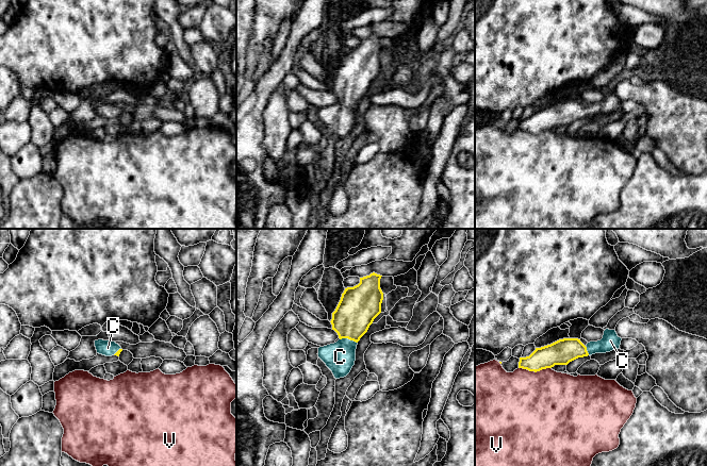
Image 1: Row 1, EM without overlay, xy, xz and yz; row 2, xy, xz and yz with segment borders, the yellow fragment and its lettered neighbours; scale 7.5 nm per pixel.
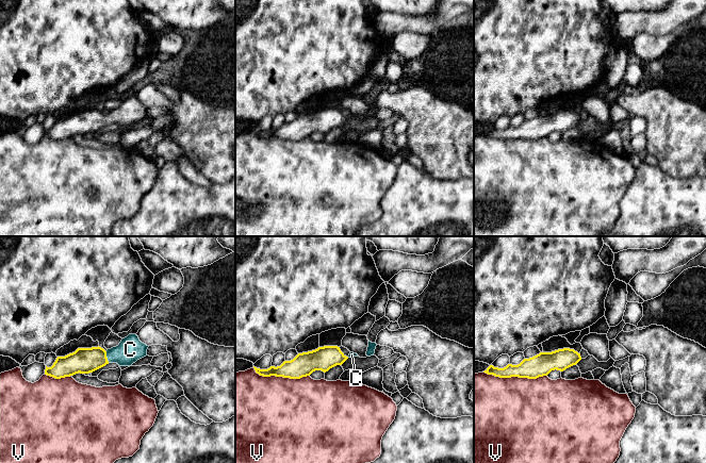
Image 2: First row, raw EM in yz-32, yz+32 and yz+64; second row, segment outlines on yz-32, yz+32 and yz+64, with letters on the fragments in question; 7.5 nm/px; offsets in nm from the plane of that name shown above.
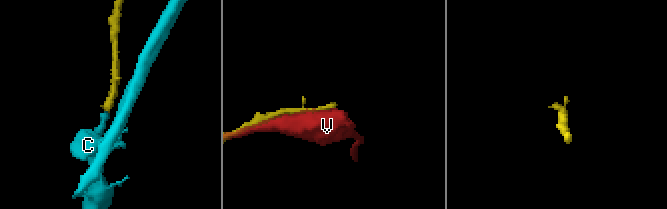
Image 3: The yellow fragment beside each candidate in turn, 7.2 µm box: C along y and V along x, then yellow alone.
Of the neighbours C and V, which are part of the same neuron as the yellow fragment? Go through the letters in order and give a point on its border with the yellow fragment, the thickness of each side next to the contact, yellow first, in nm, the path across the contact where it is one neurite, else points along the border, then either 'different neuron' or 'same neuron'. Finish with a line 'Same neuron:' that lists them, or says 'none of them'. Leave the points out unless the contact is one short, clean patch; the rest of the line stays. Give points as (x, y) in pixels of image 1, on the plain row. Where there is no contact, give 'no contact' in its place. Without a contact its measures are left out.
C: contact xz (348, 100); calibres 300 and 220 nm; way xz (358, 69), (350, 82), (348, 100), (340, 118); same neuron
V: contact yz (535, 133); calibres 190 and 500 nm; different neuron
Same neuron: C

